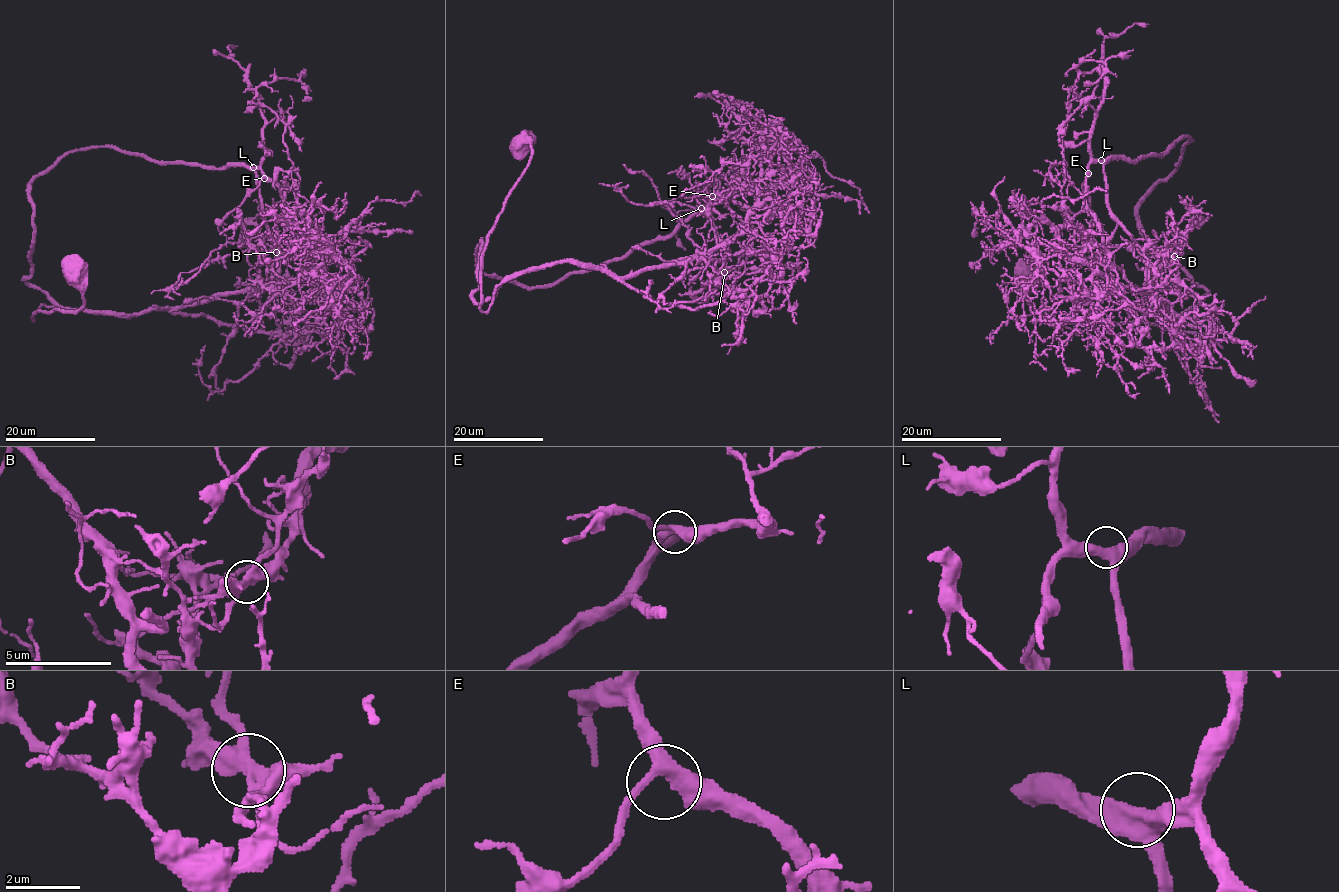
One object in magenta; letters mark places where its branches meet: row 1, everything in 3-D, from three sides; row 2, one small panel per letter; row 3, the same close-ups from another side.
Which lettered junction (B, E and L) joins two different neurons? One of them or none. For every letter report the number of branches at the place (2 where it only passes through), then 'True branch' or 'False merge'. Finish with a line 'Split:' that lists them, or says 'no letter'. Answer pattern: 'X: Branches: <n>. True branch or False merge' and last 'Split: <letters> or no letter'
B: Branches: 3. True branch
E: Branches: 3. True branch
L: Branches: 3. True branch
Split: no letter

